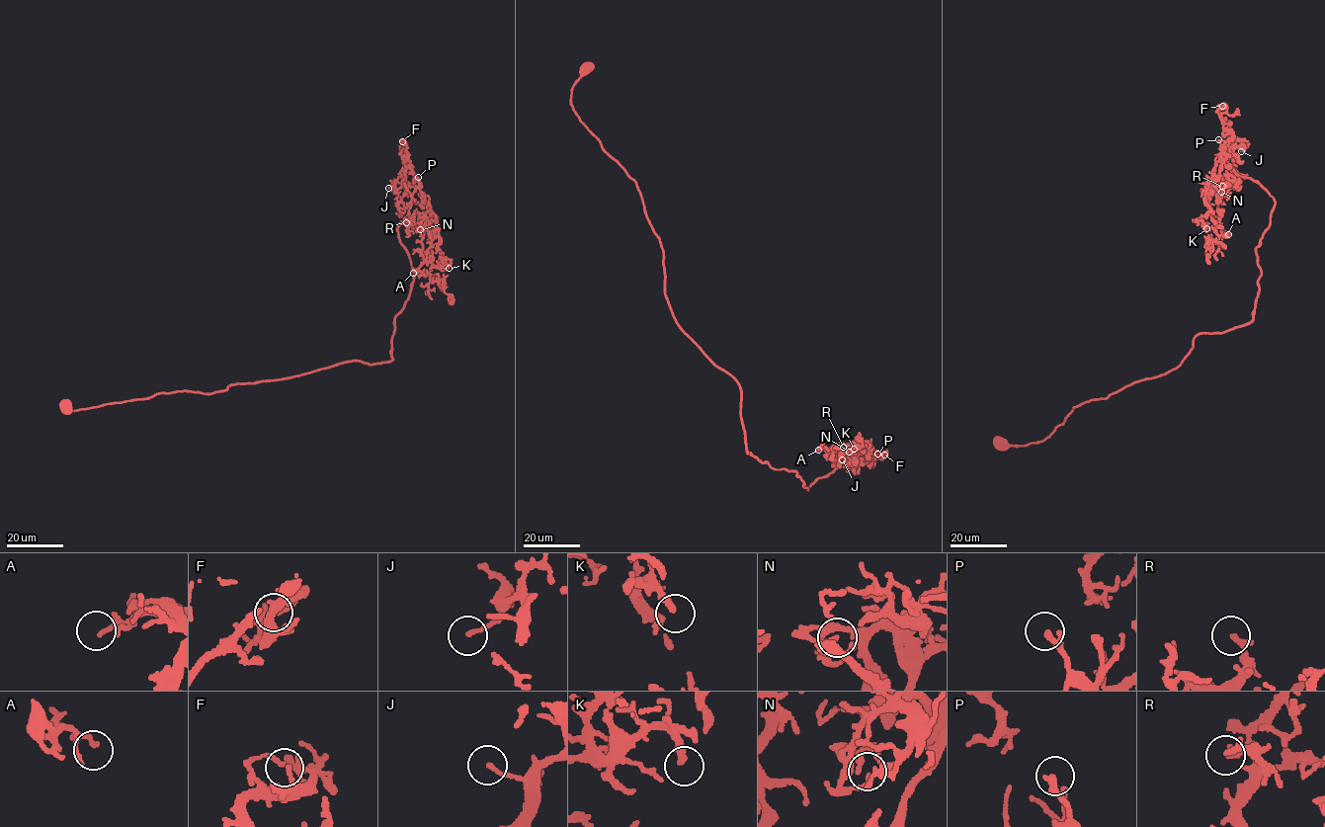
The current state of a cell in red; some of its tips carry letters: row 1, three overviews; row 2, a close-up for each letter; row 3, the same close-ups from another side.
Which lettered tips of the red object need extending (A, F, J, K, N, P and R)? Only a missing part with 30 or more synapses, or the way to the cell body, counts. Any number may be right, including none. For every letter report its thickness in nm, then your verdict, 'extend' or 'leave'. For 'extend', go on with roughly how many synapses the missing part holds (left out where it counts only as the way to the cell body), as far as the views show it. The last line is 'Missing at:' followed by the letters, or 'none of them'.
A: 170 nm | leave
F: 150 nm | leave
J: 150 nm | leave
K: 260 nm | extend | 45 syn
N: 180 nm | leave
P: 240 nm | leave
R: 220 nm | leave
Missing at: K

